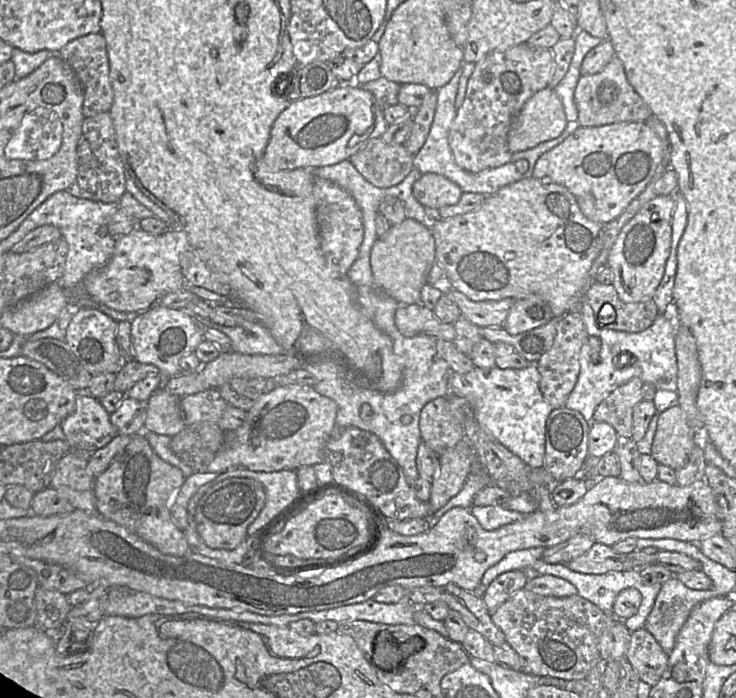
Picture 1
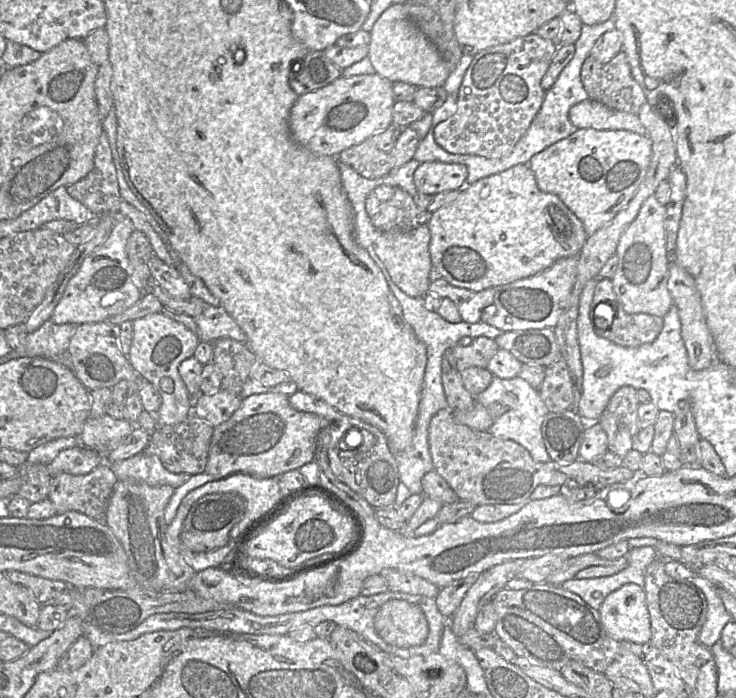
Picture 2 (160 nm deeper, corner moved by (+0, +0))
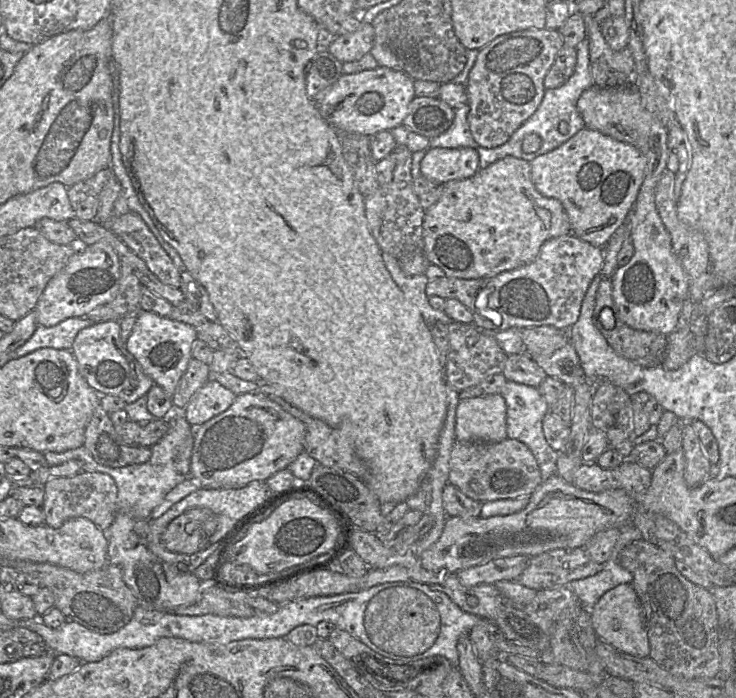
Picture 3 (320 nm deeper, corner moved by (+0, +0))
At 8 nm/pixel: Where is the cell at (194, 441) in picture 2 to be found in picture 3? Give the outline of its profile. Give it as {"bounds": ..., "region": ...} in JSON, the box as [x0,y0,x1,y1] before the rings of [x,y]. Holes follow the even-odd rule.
{"bounds":[83,405,151,468],"region":[[[101,405],[85,428],[83,446],[97,463],[112,468],[145,463],[151,457],[151,447],[128,445],[122,441],[110,415]]]}

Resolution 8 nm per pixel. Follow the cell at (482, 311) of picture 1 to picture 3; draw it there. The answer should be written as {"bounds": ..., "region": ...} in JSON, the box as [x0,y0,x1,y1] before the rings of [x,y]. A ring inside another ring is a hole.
{"bounds":[426,276,487,313],"region":[[[442,276],[430,280],[426,286],[427,296],[440,296],[444,299],[457,299],[472,313],[476,312],[476,299],[486,288],[487,279],[458,279]]]}

